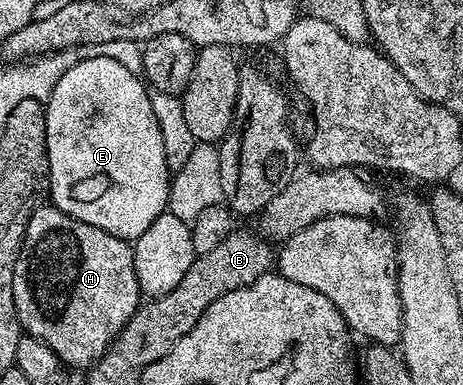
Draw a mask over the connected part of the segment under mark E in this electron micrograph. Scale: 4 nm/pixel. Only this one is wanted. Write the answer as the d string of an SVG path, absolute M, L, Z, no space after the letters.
M106 56L92 57L86 61L75 63L75 67L71 67L71 71L64 73L63 79L59 79L59 83L55 83L49 100L44 102L44 106L45 138L47 139L47 155L49 156L49 187L47 193L48 196L53 196L50 197L52 204L62 209L67 215L71 215L83 223L91 223L91 227L99 227L116 237L135 239L139 235L143 235L143 231L147 231L147 227L151 227L151 223L155 223L157 216L166 212L169 204L169 182L171 180L171 170L167 163L167 151L163 143L163 131L155 117L153 98L146 82L138 74L127 71L127 67L123 67L123 63L119 63L115 59Z

